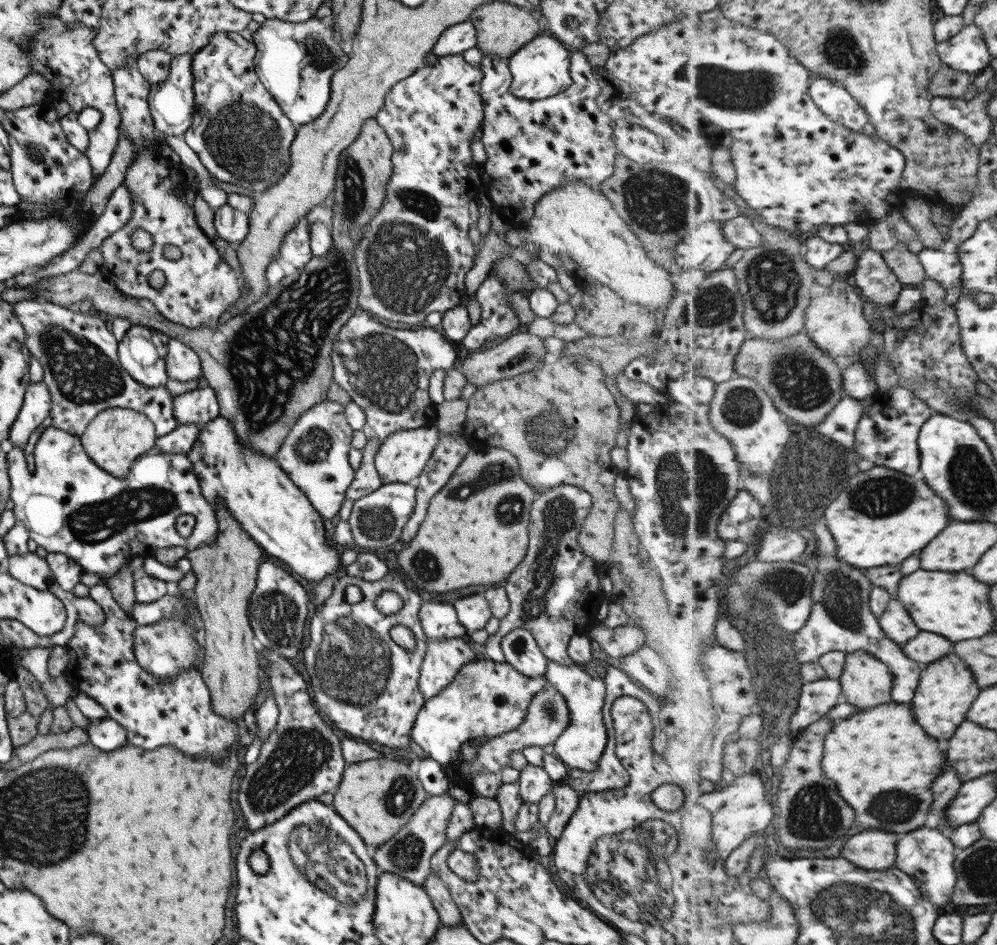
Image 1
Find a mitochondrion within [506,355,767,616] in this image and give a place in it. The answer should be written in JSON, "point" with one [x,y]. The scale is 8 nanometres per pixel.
{"point":[691,486]}

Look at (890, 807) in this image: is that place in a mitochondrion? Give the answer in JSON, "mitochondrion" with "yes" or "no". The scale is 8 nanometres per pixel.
{"mitochondrion":"yes"}

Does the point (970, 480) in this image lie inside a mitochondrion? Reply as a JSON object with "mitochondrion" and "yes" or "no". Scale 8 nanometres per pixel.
{"mitochondrion":"yes"}

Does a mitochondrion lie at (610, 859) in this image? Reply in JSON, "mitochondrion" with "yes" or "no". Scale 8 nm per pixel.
{"mitochondrion":"yes"}

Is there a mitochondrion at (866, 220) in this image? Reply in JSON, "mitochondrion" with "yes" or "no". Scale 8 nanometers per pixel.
{"mitochondrion":"no"}

